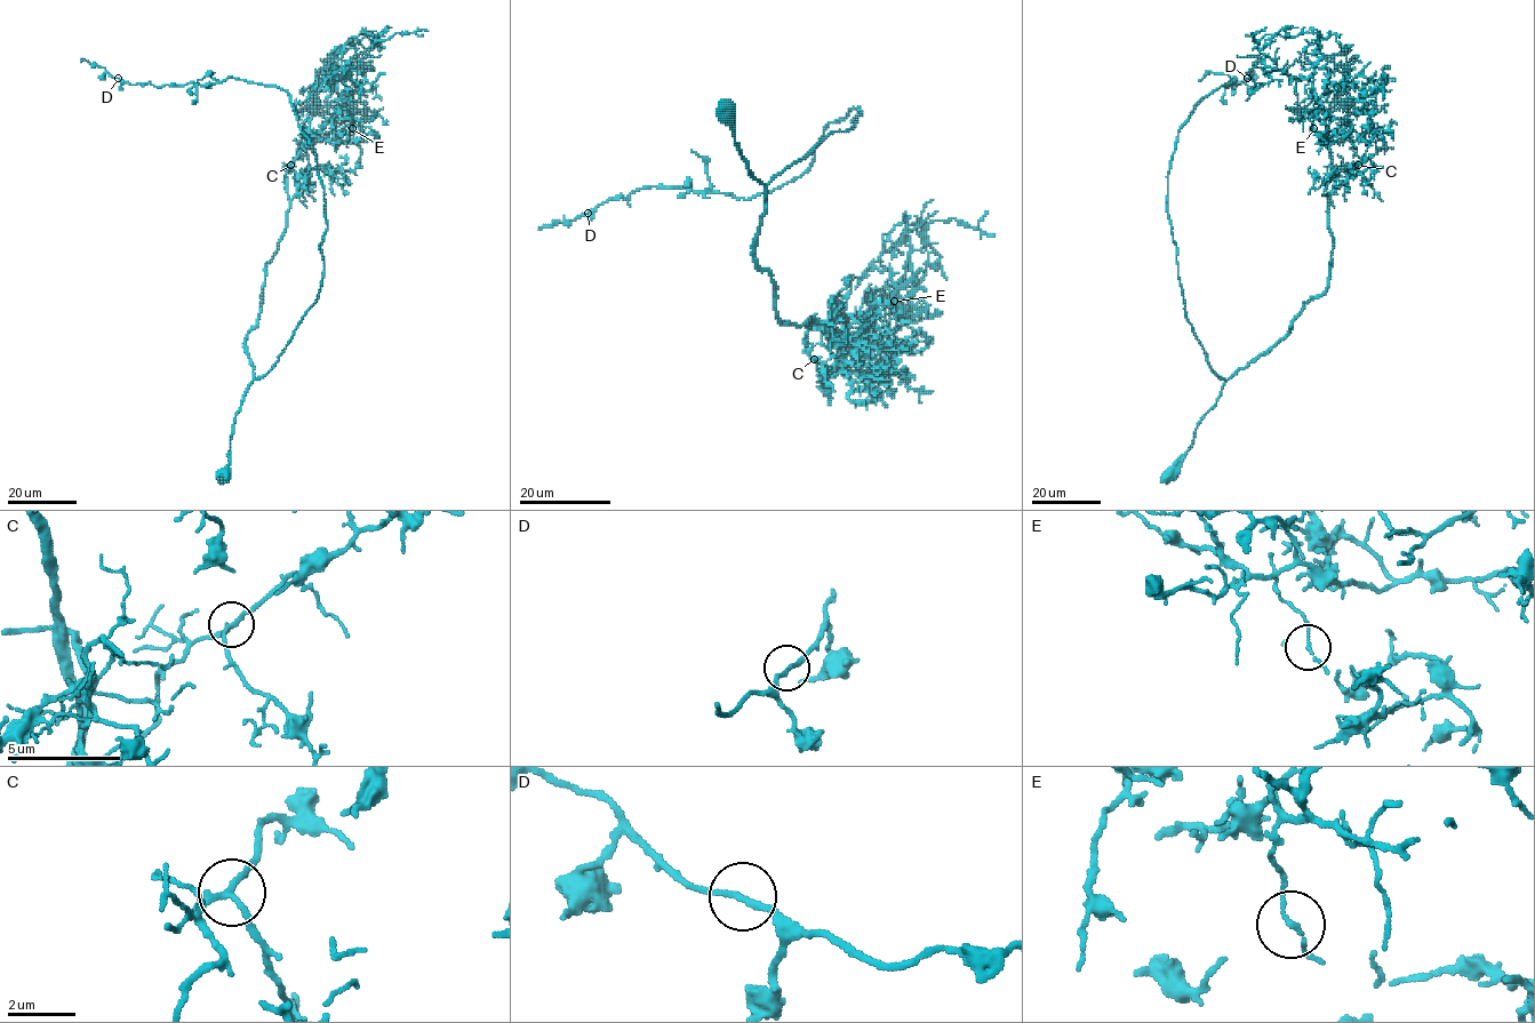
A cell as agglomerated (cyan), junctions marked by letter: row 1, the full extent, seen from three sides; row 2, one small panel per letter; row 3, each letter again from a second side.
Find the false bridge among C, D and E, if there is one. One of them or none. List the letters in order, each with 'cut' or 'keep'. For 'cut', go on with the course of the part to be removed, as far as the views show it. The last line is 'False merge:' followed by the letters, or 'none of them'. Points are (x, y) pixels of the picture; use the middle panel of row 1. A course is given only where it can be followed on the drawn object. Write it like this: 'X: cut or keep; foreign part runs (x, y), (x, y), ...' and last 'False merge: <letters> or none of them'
C: keep
D: keep
E: cut; foreign part runs (895, 301), (896, 304), (838, 294), (830, 304), (832, 319), (823, 329), (825, 322), (836, 327)
False merge: E

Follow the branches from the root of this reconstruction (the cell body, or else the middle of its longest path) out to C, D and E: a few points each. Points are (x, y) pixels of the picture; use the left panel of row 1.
C: (221, 474), (229, 463), (234, 415), (253, 381), (245, 340), (257, 322), (265, 266), (285, 229), (290, 165)
D: (221, 474), (247, 386), (278, 361), (318, 294), (327, 221), (317, 156), (278, 87), (118, 78)
E: (221, 474), (253, 381), (245, 340), (285, 229), (286, 168), (310, 132), (350, 117), (352, 128)

